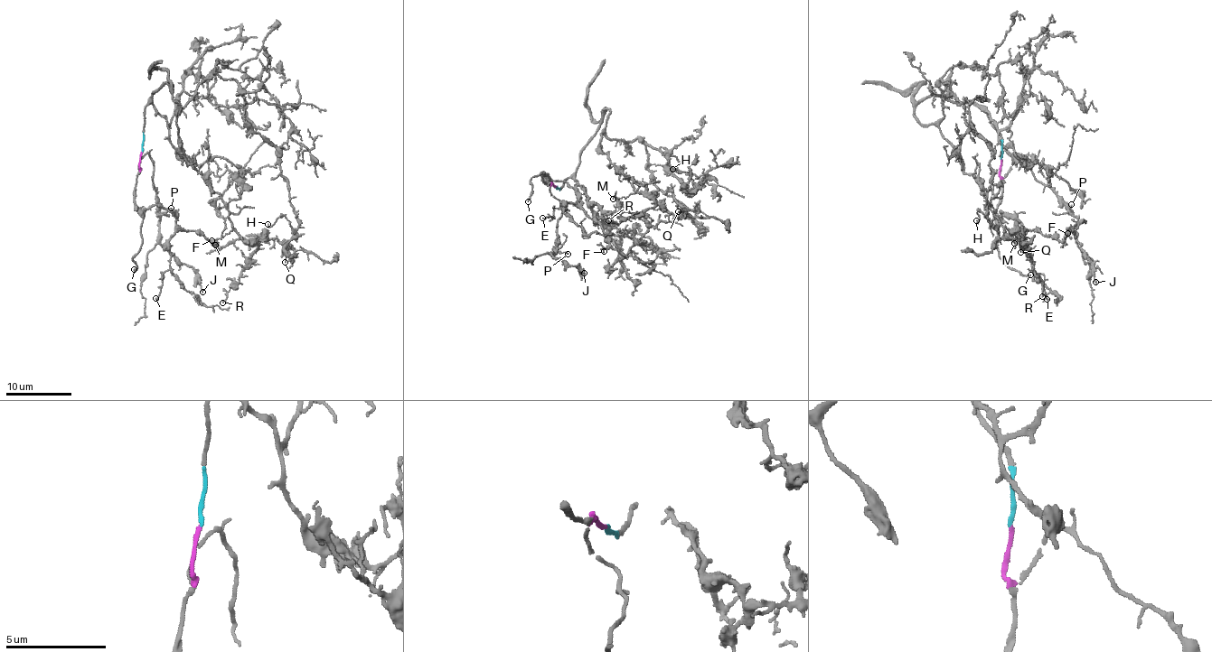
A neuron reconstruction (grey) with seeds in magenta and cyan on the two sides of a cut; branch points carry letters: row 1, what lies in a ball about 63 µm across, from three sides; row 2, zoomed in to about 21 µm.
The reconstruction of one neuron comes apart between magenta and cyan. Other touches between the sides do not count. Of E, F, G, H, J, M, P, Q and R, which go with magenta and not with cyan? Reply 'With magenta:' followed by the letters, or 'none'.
With magenta: E, F, G, J, P

